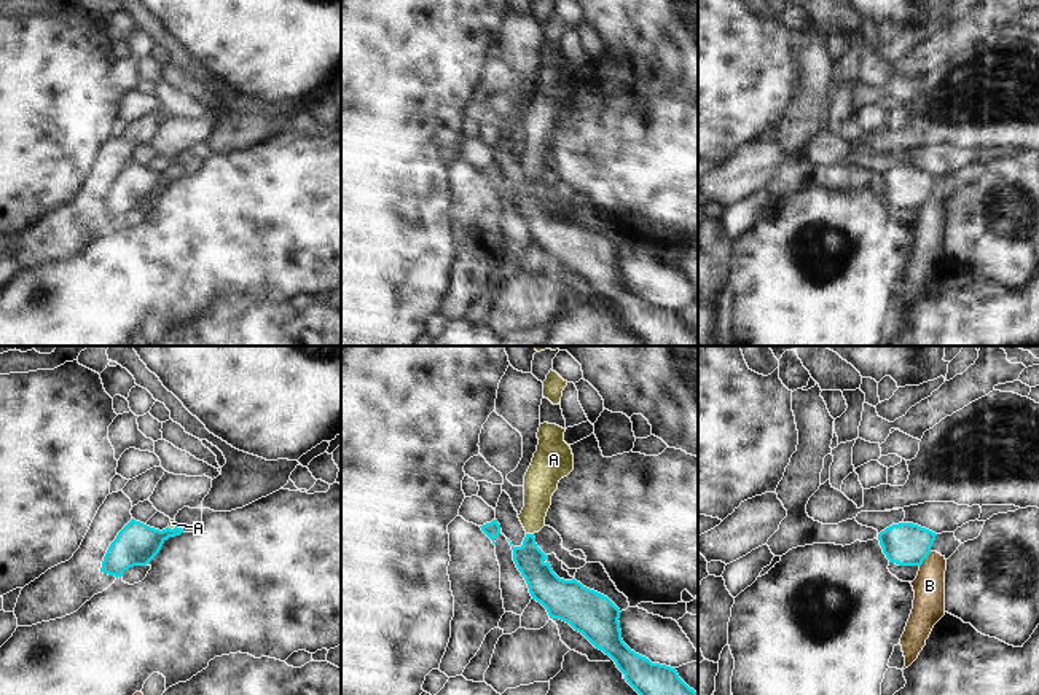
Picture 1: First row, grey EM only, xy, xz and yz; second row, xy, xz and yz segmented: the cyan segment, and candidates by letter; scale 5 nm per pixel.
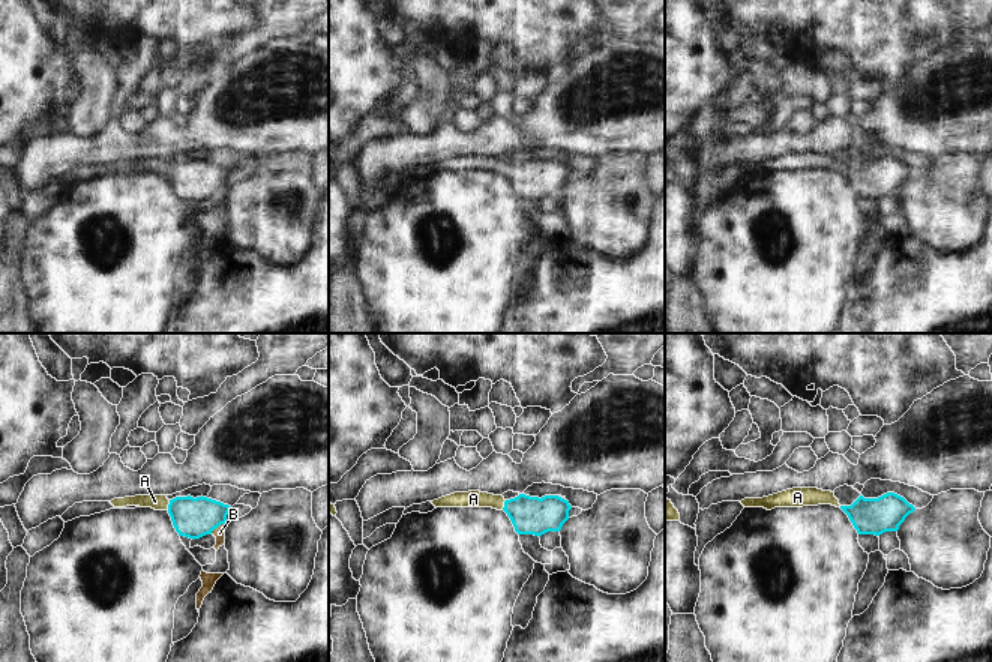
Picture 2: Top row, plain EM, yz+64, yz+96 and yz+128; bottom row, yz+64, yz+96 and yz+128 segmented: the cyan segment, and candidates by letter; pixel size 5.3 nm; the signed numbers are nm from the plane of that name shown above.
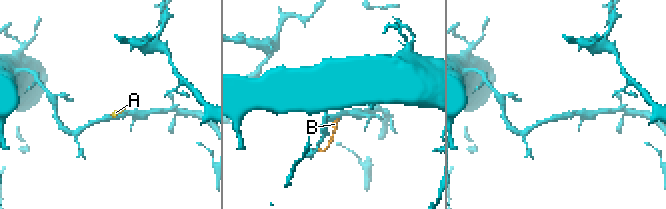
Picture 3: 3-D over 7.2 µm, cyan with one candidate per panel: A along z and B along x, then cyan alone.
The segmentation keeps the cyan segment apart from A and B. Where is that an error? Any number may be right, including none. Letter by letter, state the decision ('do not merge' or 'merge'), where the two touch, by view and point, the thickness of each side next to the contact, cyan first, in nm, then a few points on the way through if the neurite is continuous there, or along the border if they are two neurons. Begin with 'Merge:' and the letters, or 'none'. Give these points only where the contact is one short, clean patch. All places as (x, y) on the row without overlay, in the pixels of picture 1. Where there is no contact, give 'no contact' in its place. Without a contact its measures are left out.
Merge: A
A: merge; meets cyan in xz at (529, 177); 160 nm thick on the cyan side, 160 nm on the other; runs through xz (542, 225), (529, 206), (529, 177), (539, 129)
B: do not merge; meets cyan in yz at (925, 201); 220 nm thick on the cyan side, 160 nm on the other; border along yz (931, 195), (920, 209)

